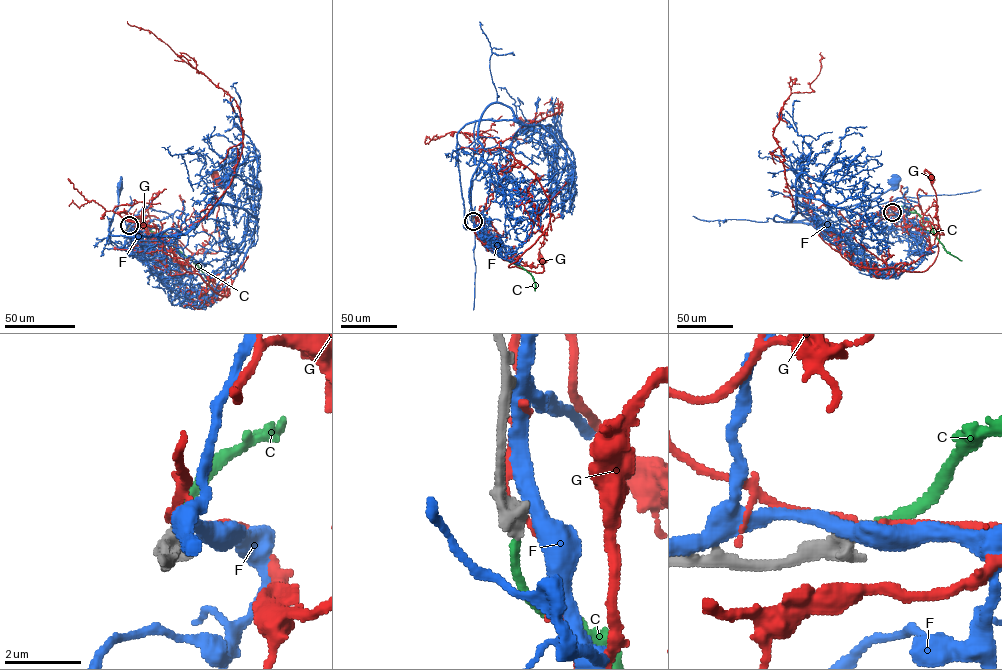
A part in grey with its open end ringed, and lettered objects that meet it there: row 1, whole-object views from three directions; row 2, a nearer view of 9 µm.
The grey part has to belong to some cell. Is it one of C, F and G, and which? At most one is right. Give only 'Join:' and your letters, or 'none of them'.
Join: C

